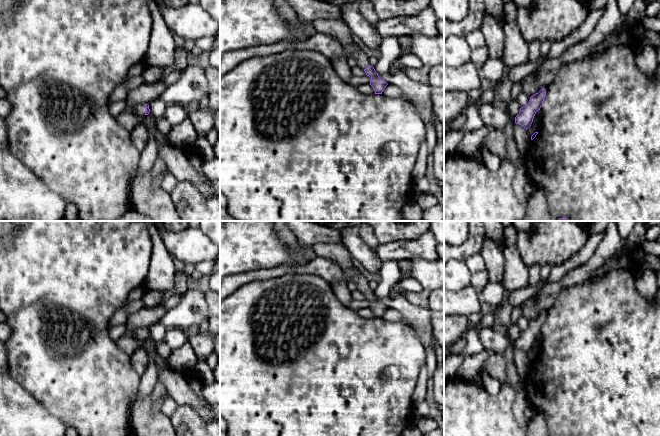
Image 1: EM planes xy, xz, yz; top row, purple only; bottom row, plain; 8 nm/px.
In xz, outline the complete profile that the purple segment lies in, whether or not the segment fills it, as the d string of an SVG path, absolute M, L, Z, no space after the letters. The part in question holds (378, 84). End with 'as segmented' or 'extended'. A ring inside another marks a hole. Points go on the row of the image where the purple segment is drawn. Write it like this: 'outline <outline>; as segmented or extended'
outline M317 19L312 22L312 25L317 33L327 34L338 40L347 57L355 58L358 66L371 78L370 85L373 87L375 94L382 94L384 88L388 85L387 82L381 79L374 67L370 65L368 55L356 45L350 29L343 21Z; extended

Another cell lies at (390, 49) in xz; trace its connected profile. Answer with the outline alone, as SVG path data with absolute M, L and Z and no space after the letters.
M382 37L378 61L374 66L376 73L386 74L392 70L392 63L402 55L402 48L399 44L398 37Z

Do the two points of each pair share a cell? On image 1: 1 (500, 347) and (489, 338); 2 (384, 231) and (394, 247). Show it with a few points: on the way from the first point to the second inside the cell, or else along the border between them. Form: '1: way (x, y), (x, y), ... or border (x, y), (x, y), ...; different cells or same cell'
1: way (497, 344), (492, 339); same cell
2: border (414, 239), (397, 239), (379, 244); different cells

